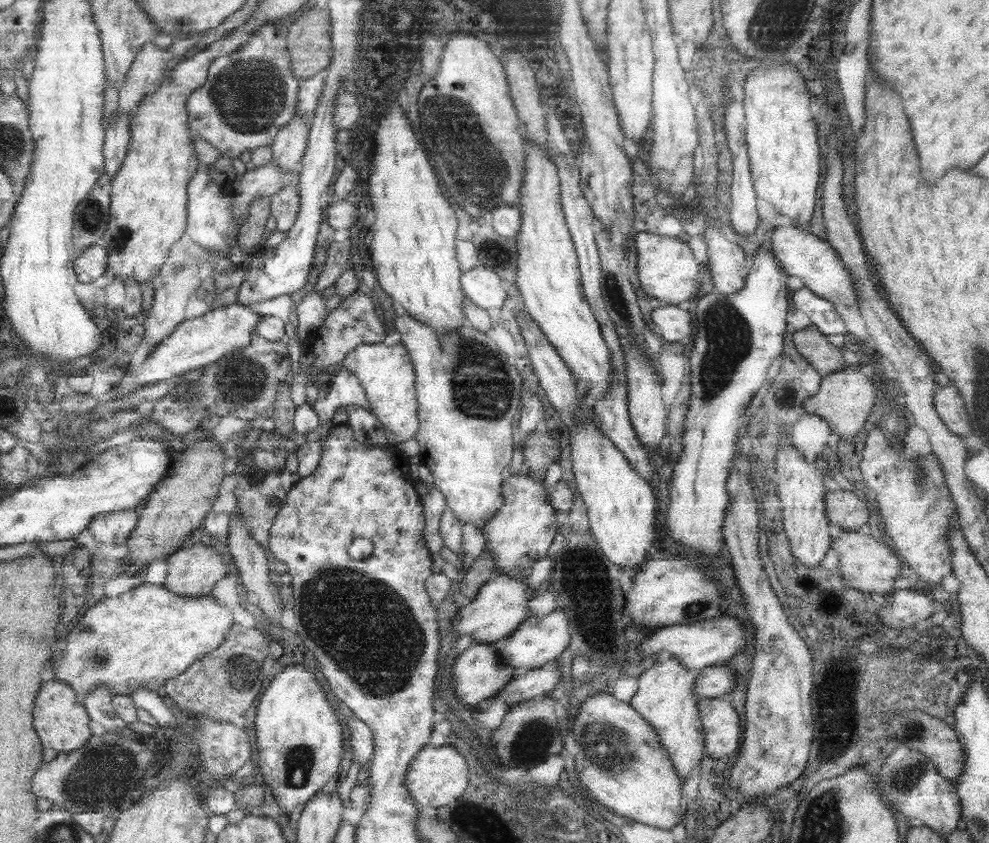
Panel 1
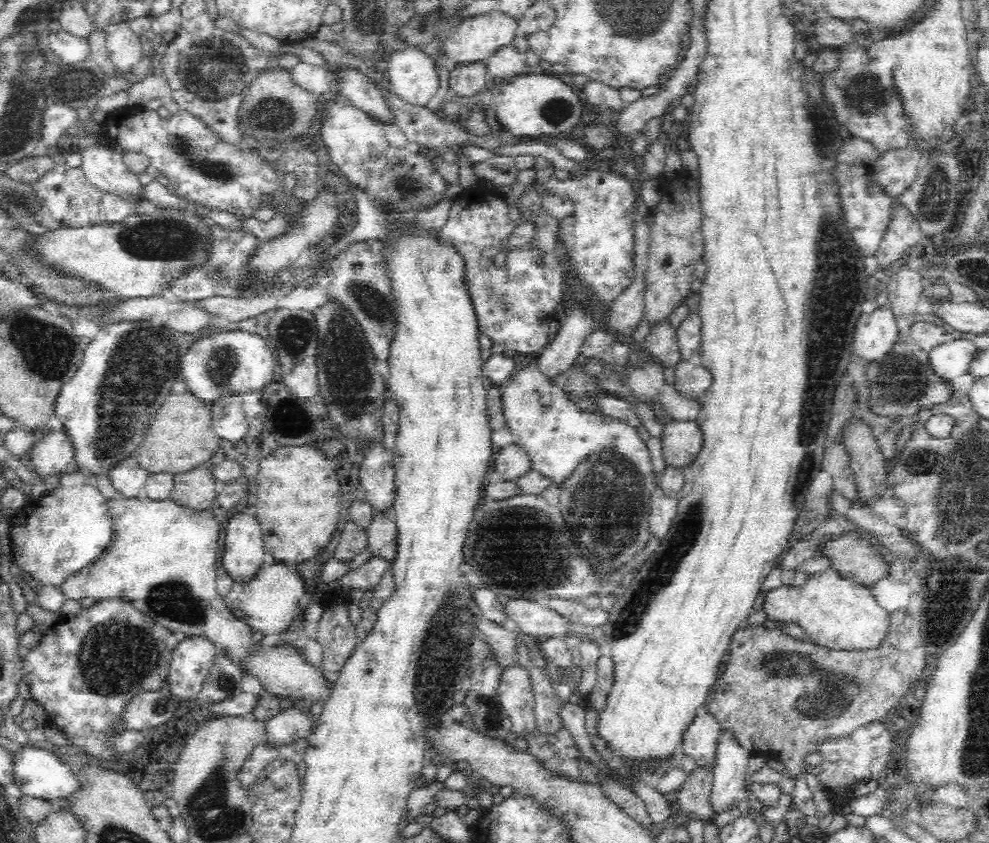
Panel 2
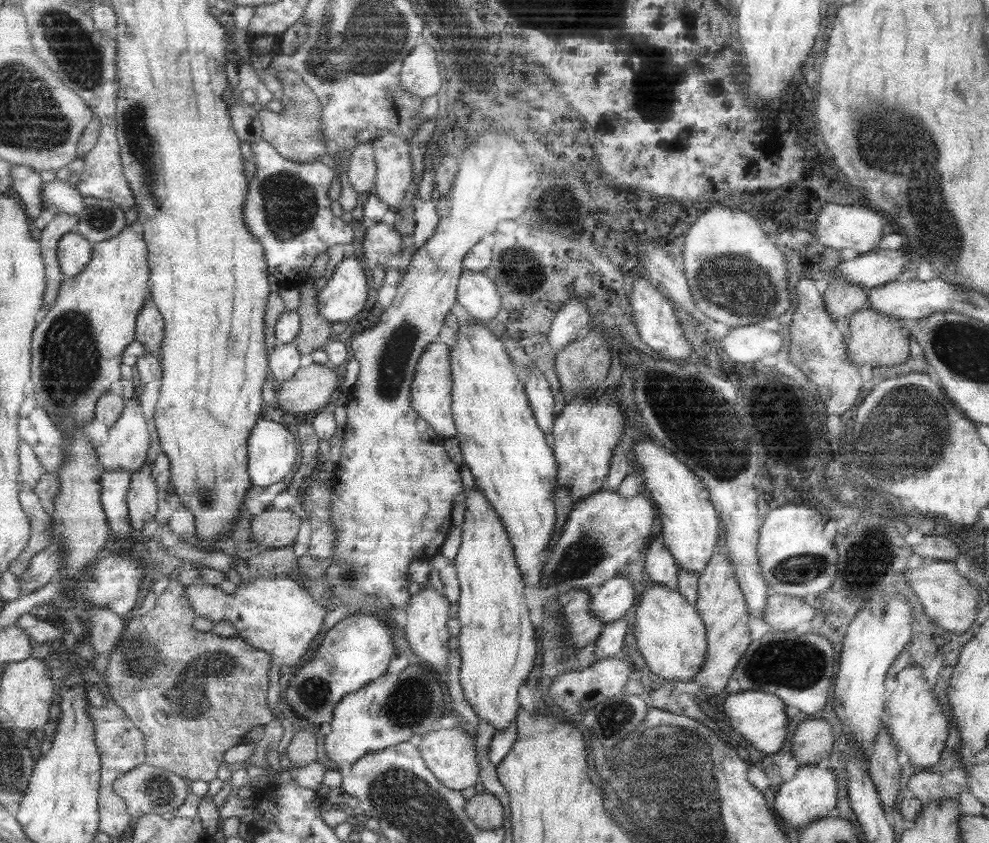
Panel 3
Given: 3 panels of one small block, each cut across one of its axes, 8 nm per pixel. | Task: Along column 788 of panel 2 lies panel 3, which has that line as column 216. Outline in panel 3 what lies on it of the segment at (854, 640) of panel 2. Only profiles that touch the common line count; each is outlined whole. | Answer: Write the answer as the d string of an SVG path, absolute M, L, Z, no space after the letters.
M284 576L257 577L249 583L240 583L232 594L226 594L218 585L190 584L186 595L198 616L214 623L231 622L238 636L289 666L303 660L321 634L327 616L325 607L303 588L302 581Z

